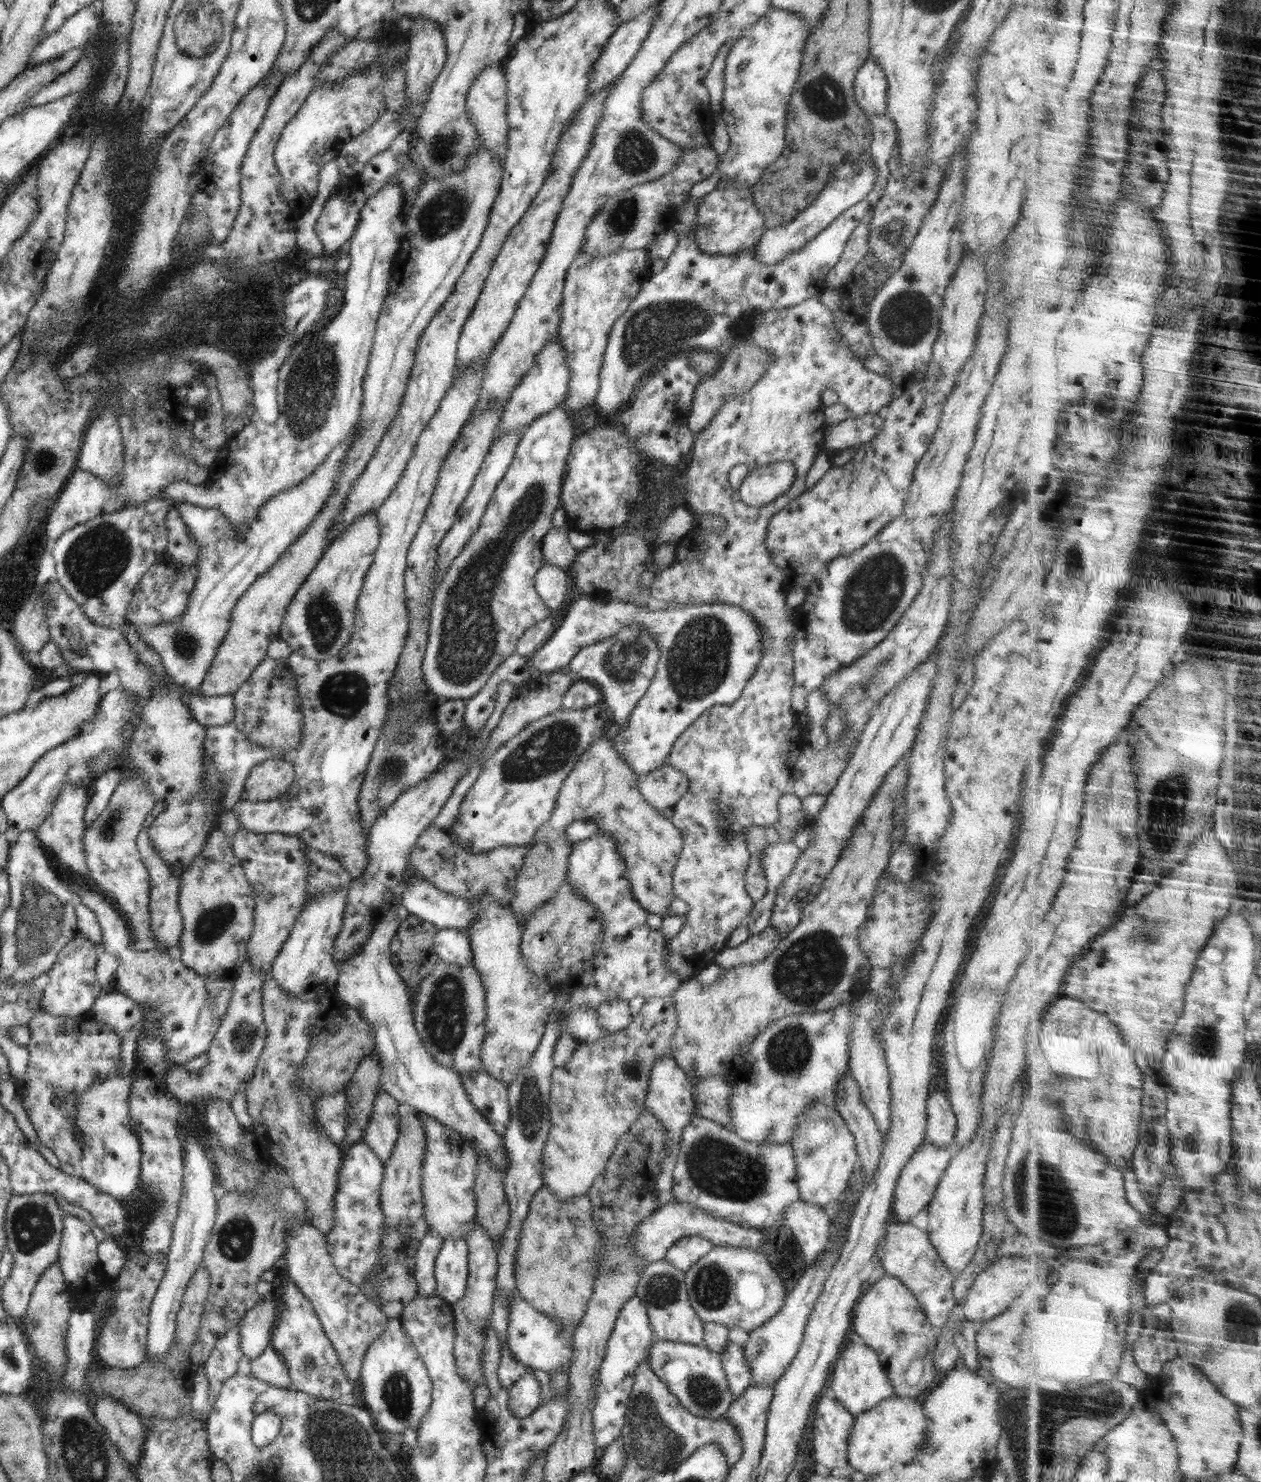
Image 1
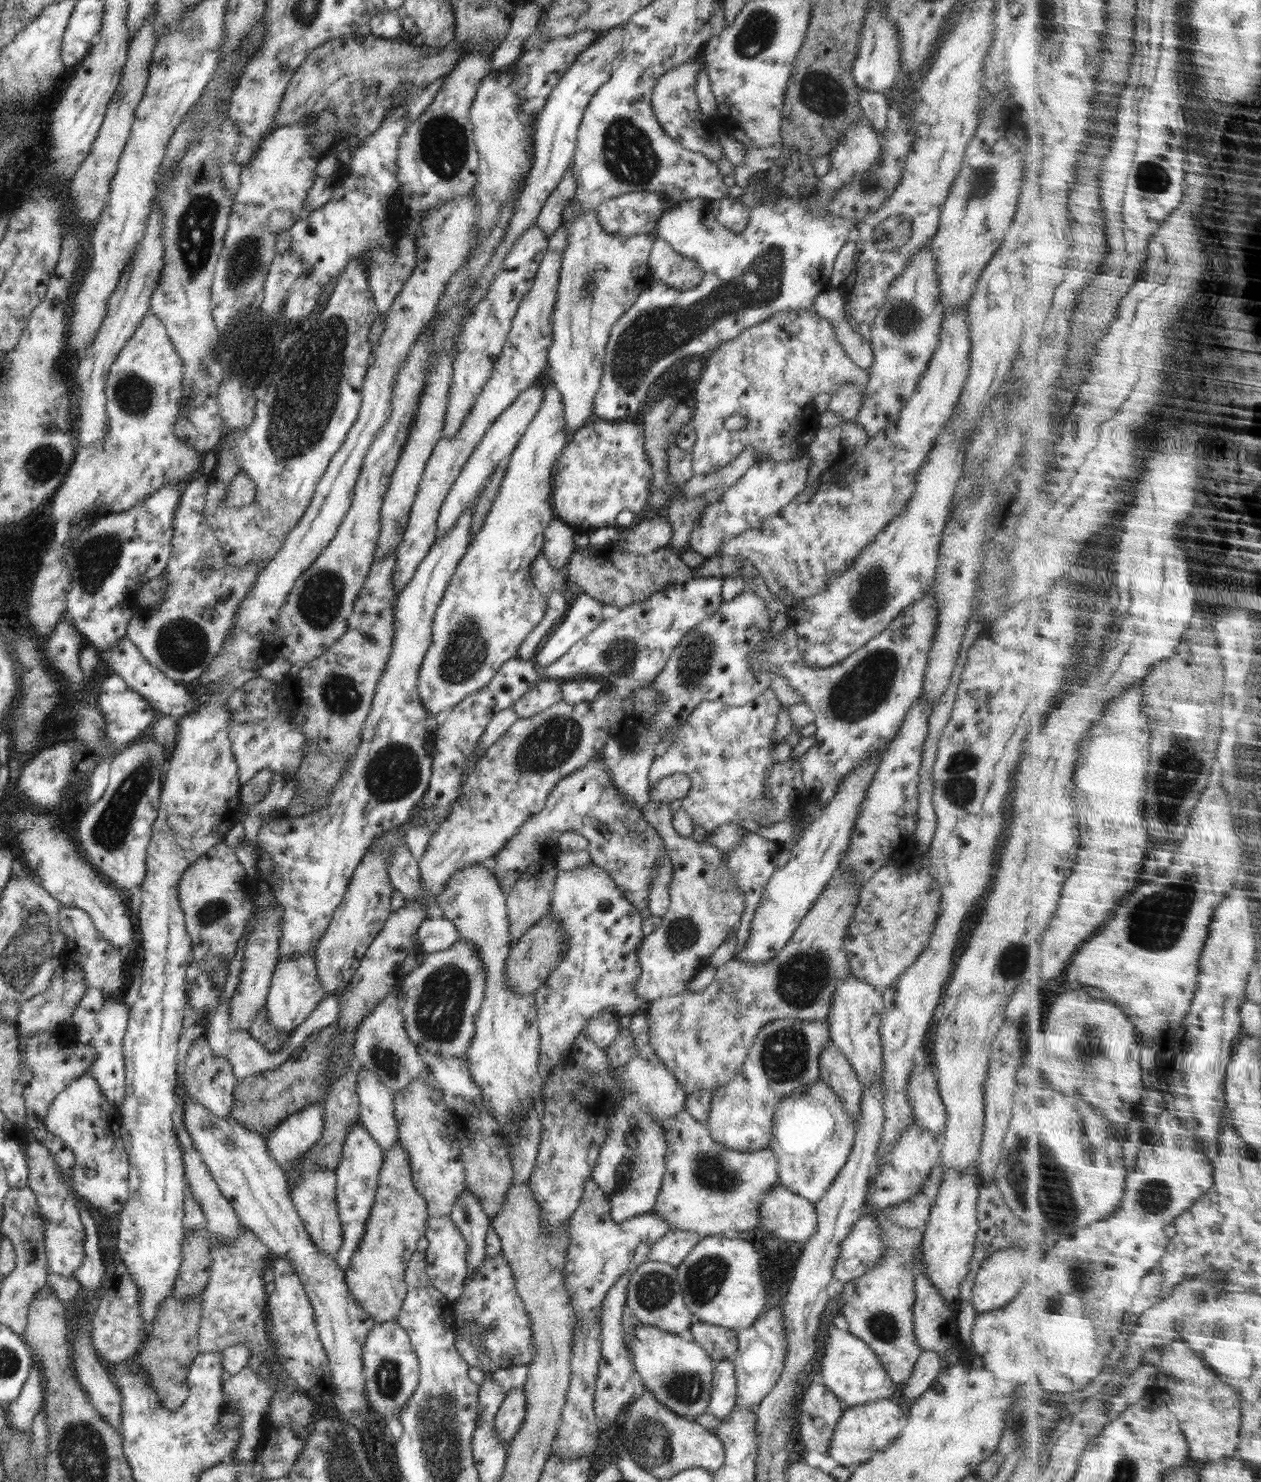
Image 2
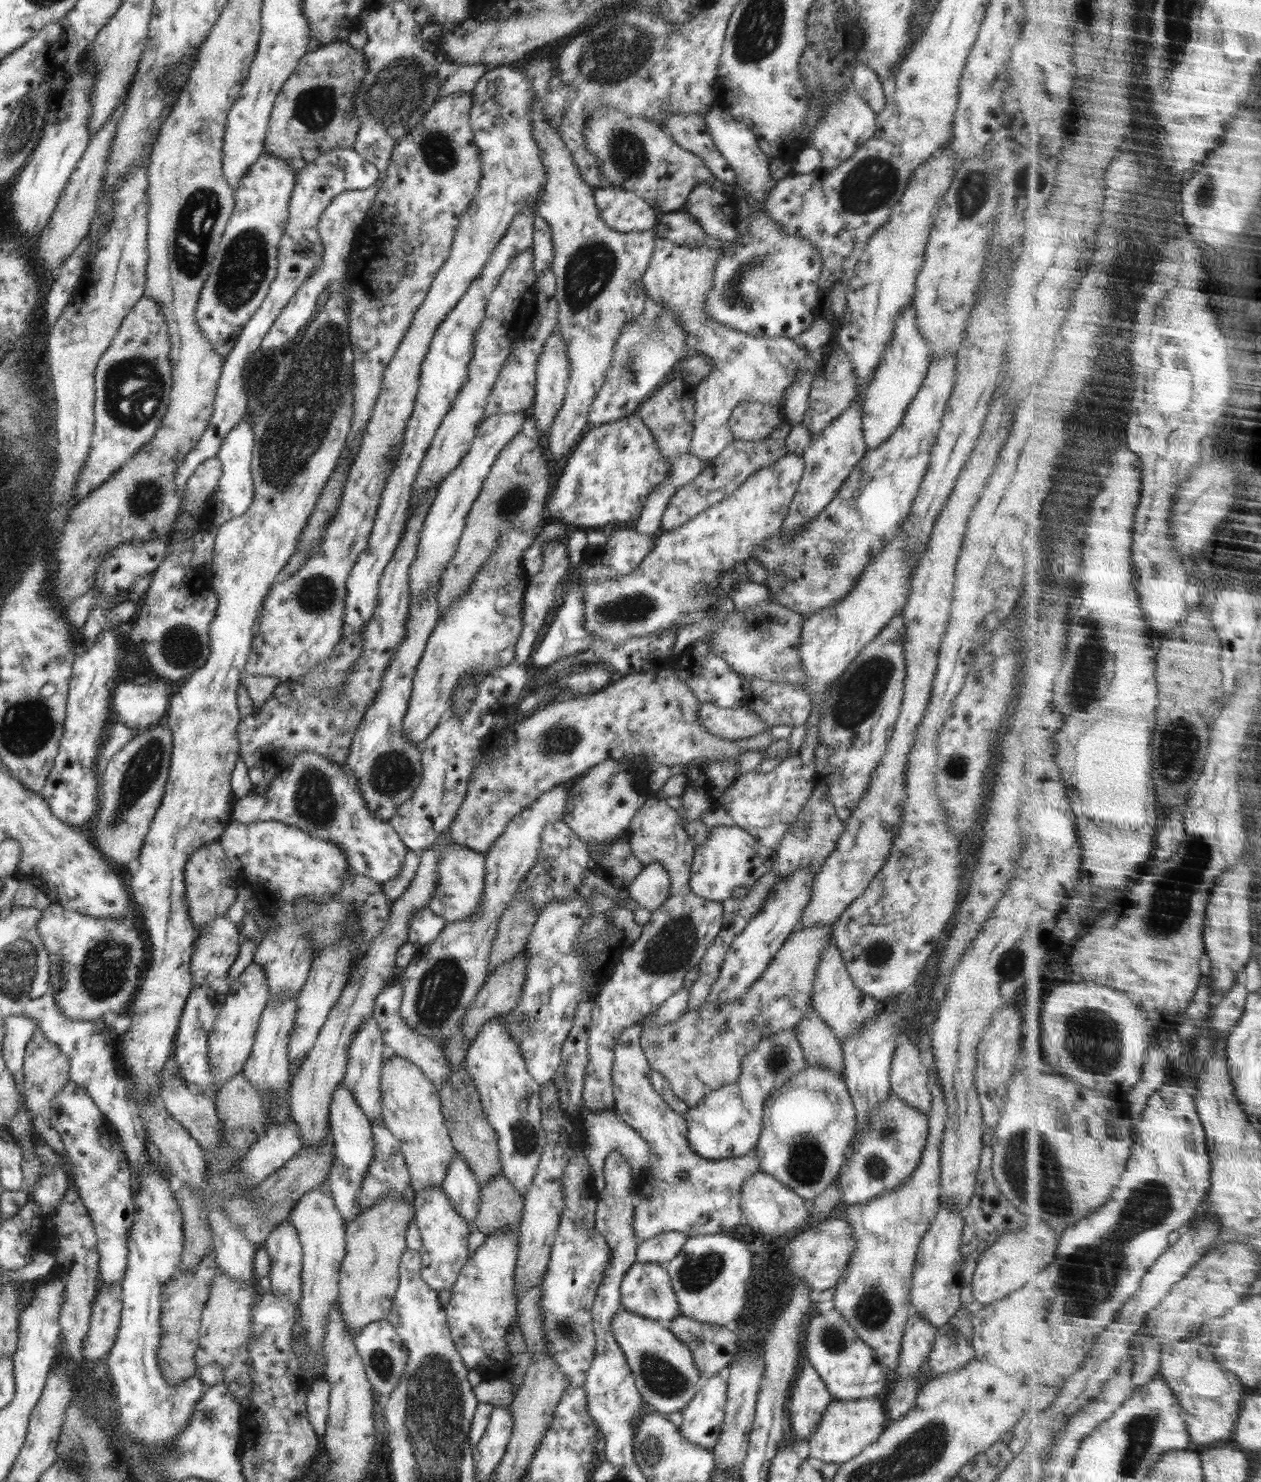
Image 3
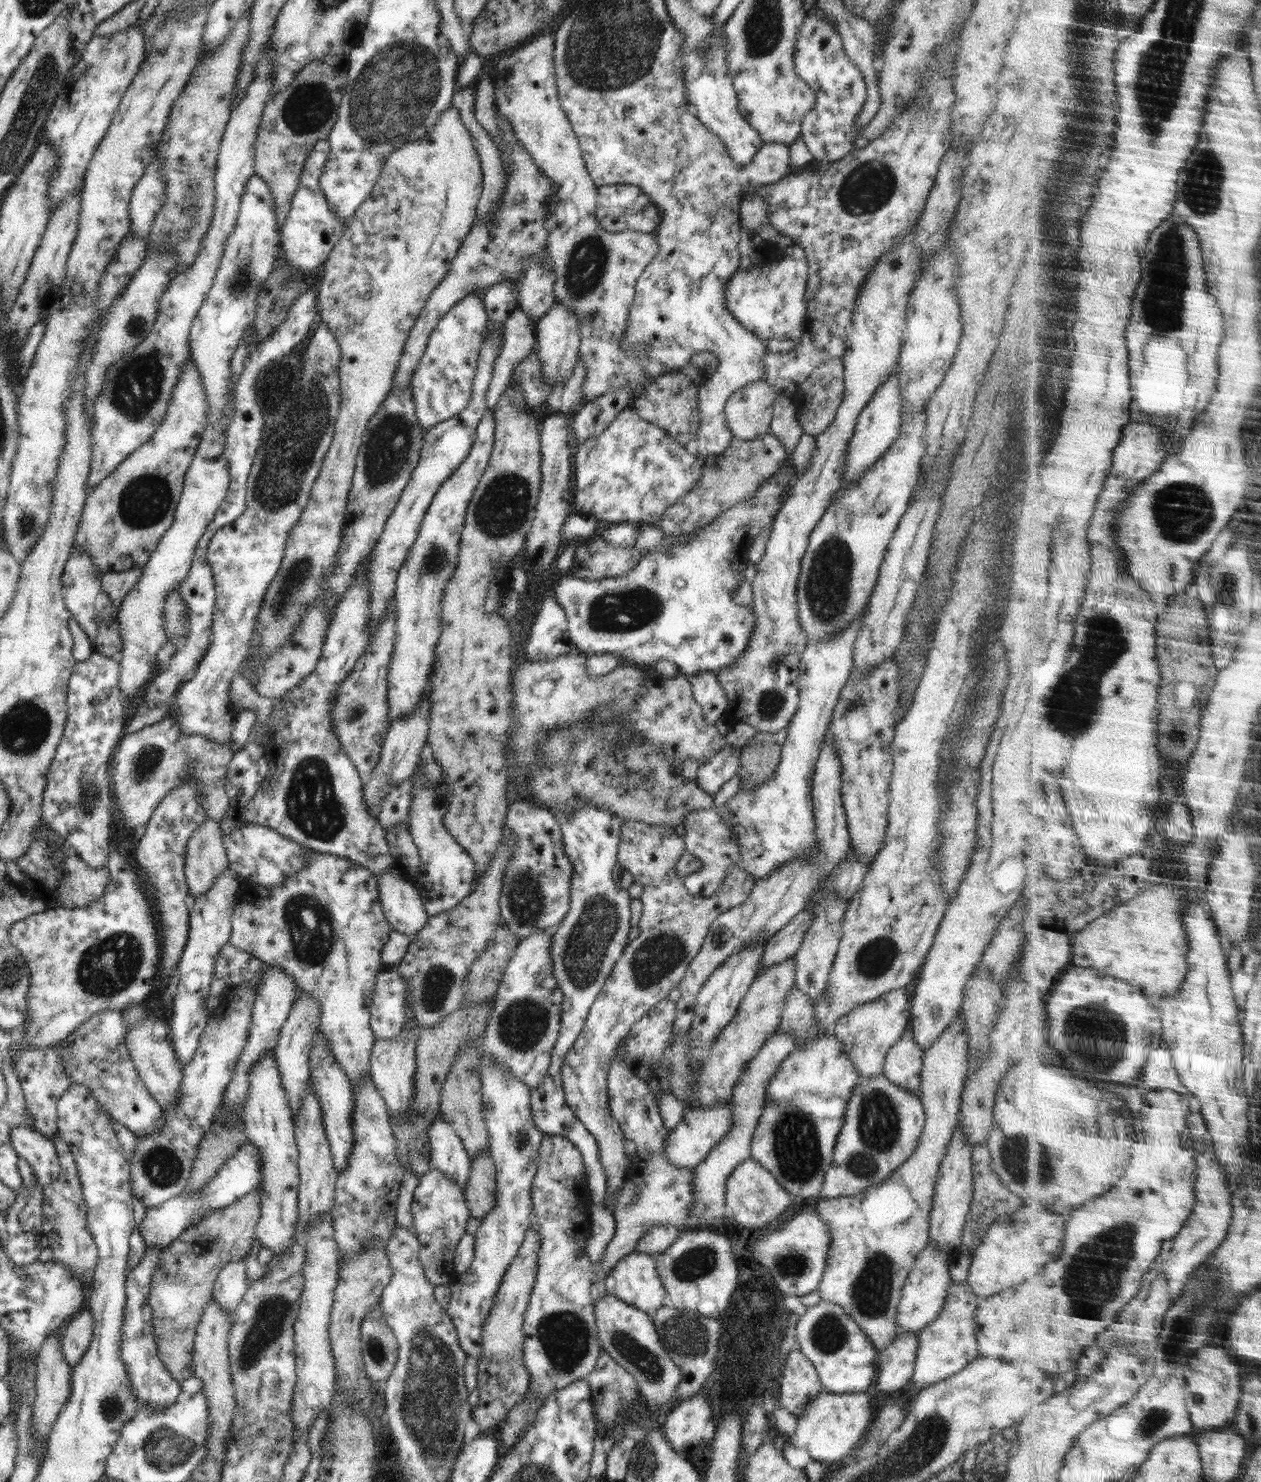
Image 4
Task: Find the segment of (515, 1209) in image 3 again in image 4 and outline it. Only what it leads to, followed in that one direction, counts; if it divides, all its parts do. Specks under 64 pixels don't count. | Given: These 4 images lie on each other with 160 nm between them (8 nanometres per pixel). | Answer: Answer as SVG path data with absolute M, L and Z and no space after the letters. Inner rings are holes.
M488 1153L471 1160L470 1176L463 1190L470 1215L482 1222L485 1214L494 1206L496 1190L495 1164Z

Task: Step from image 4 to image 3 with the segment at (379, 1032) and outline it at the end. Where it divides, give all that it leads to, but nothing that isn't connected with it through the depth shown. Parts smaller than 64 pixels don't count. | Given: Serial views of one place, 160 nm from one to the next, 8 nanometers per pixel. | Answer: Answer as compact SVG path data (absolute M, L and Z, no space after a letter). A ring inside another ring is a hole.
M396 978L382 987L380 994L378 994L373 1017L376 1019L378 1028L380 1029L383 1042L388 1045L396 1055L405 1058L407 1061L413 1062L420 1070L430 1079L432 1084L438 1088L446 1084L446 1079L454 1072L449 1066L449 1062L445 1057L445 1052L440 1045L421 1034L418 1034L413 1028L406 1024L405 1018L401 1015L401 1002L403 999L403 990L401 987L401 978Z

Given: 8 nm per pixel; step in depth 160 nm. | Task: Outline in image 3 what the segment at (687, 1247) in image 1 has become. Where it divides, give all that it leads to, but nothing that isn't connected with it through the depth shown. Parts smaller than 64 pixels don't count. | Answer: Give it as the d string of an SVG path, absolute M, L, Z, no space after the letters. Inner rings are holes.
M675 1231L660 1233L639 1243L635 1262L666 1264L672 1260L689 1236Z

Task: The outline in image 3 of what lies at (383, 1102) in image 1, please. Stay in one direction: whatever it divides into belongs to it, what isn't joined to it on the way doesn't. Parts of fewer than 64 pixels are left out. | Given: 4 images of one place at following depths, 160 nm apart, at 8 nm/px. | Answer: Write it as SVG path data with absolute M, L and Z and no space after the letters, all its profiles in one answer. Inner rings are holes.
M367 1018L355 1032L349 1051L343 1084L356 1104L364 1112L371 1124L382 1120L382 1091L380 1091L381 1072L383 1065L383 1048L385 1043L378 1028L376 1019Z

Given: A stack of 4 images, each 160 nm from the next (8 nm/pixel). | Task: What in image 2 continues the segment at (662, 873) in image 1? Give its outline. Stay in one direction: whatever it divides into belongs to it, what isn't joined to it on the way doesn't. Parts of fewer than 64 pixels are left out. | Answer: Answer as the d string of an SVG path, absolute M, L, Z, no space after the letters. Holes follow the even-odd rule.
M600 755L588 761L588 764L576 772L562 778L550 791L543 809L538 814L527 818L526 822L518 827L518 834L515 834L495 854L491 869L500 889L506 894L531 864L554 859L559 836L566 831L577 832L584 836L589 842L588 851L591 861L612 876L612 881L618 885L618 889L623 891L623 895L634 906L640 910L647 907L648 888L654 877L652 875L656 872L656 862L659 858L668 858L668 853L656 829L644 820L641 808L636 808L633 802L625 800L619 794L619 790L611 782L611 776Z

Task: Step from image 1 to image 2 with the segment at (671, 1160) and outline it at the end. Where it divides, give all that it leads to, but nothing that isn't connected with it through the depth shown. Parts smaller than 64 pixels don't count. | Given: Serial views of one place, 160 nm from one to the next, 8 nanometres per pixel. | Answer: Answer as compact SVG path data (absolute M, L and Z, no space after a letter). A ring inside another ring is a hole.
M658 1056L636 1057L631 1070L636 1094L626 1094L626 1098L616 1104L614 1116L610 1118L610 1131L600 1148L598 1162L591 1174L600 1190L610 1196L609 1213L612 1221L625 1227L630 1226L636 1216L650 1212L654 1206L666 1170L668 1152L668 1142L663 1135L662 1124L668 1118L676 1118L678 1112L684 1112L684 1102L687 1098L678 1081ZM620 1164L629 1166L630 1181L623 1189L613 1193L617 1188L615 1172Z

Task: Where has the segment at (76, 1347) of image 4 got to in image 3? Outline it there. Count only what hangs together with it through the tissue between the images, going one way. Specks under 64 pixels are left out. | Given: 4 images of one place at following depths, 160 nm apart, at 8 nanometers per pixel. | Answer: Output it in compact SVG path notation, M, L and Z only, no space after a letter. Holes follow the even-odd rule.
M121 1285L104 1286L91 1308L90 1328L83 1342L85 1360L105 1359L116 1338L122 1310Z

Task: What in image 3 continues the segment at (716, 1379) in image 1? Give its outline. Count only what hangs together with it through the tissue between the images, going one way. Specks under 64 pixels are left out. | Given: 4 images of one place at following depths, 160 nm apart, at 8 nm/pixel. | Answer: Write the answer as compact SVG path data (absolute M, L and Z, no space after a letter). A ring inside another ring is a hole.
M620 1309L611 1318L611 1332L624 1352L644 1405L669 1415L689 1404L703 1383L703 1377L694 1365L690 1349L670 1332L667 1325Z

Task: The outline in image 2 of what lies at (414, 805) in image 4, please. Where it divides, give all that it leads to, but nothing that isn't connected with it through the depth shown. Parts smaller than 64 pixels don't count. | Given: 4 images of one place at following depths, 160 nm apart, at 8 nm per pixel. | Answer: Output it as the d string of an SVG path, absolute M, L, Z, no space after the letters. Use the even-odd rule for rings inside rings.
M476 863L465 866L463 869L456 869L443 891L437 895L437 900L441 916L454 923L462 939L469 940L477 946L478 954L486 969L484 1000L476 1014L475 1033L464 1059L470 1070L471 1078L482 1091L482 1101L488 1106L488 1113L499 1124L500 1134L507 1137L510 1142L510 1134L514 1131L512 1119L516 1119L518 1113L526 1114L526 1106L530 1105L534 1099L541 1098L543 1092L543 1081L538 1073L539 1046L542 1036L538 1032L537 1025L536 991L522 994L509 988L509 978L505 977L505 960L514 942L509 933L506 894L500 889L491 868Z

